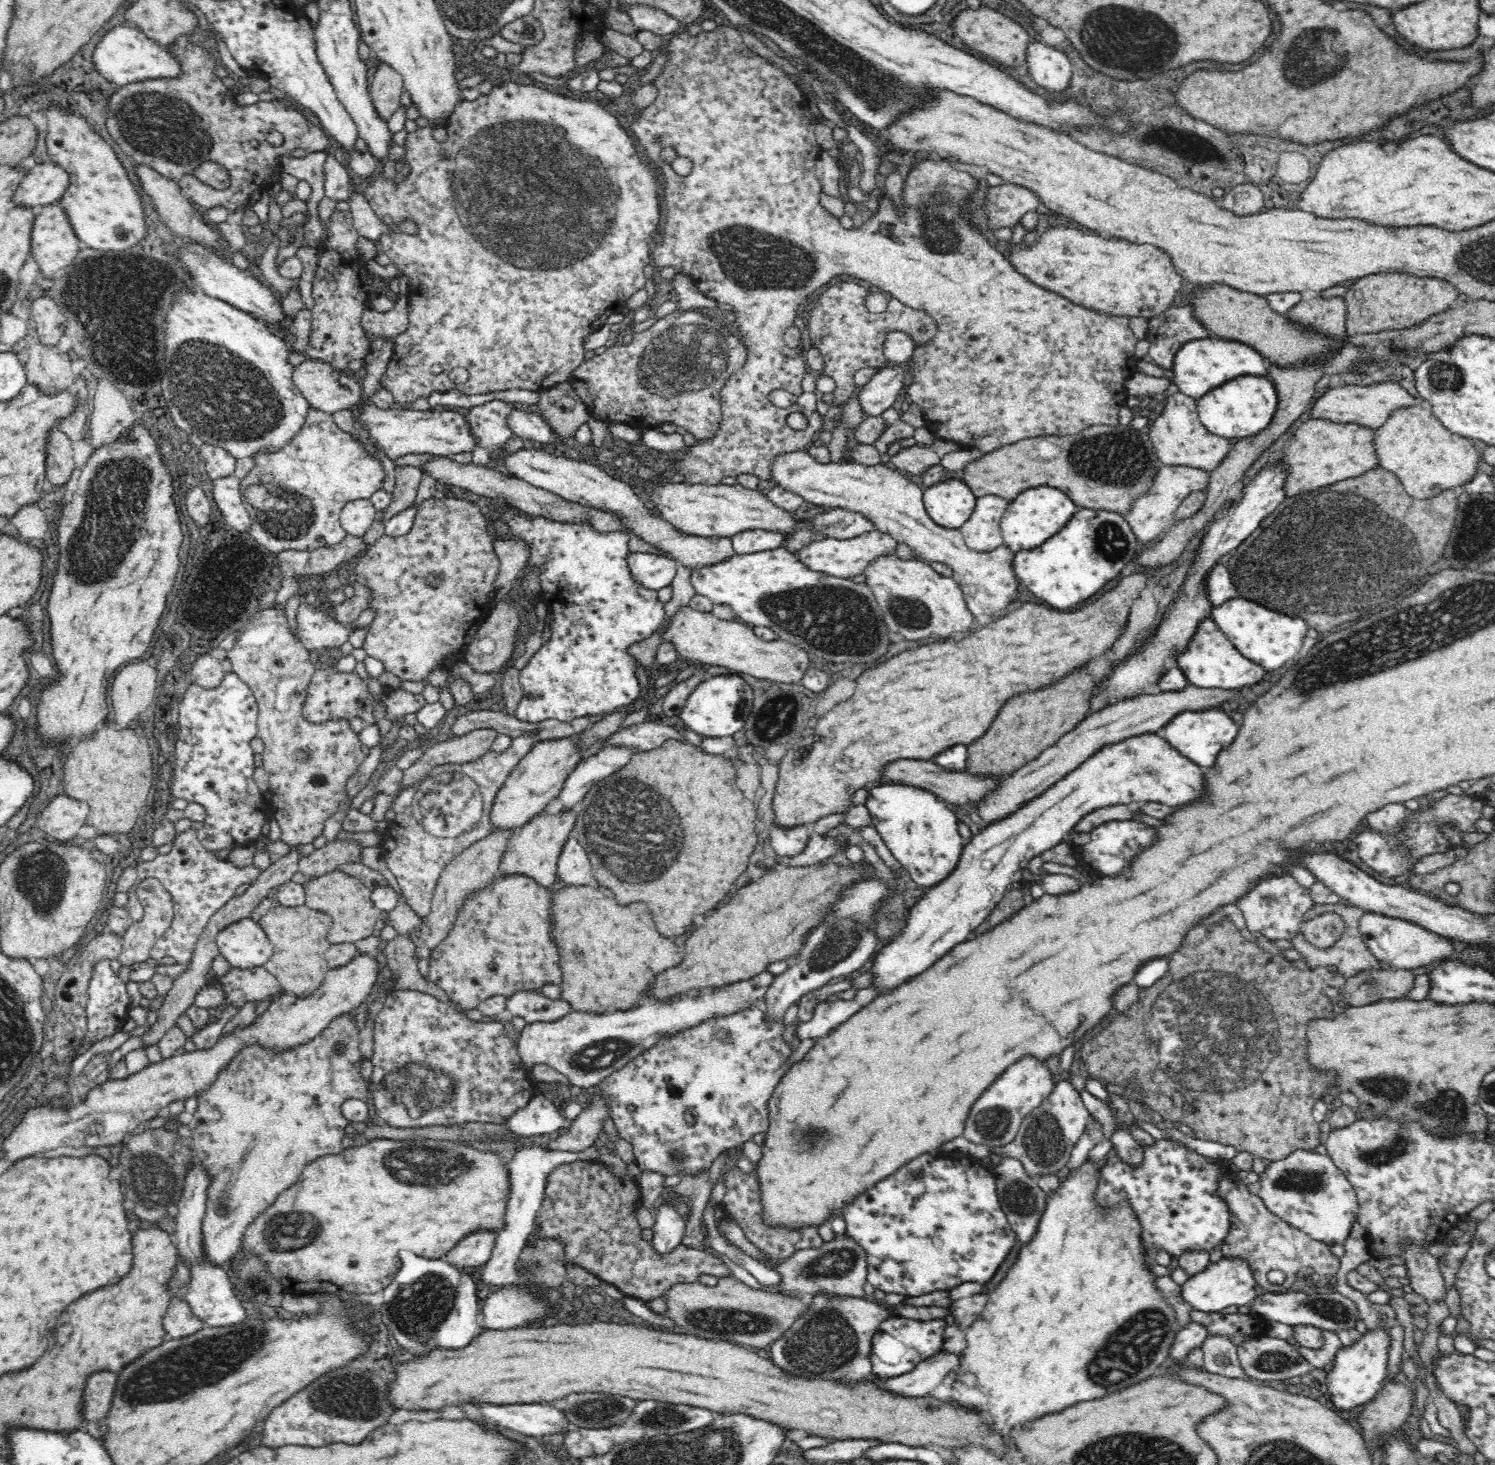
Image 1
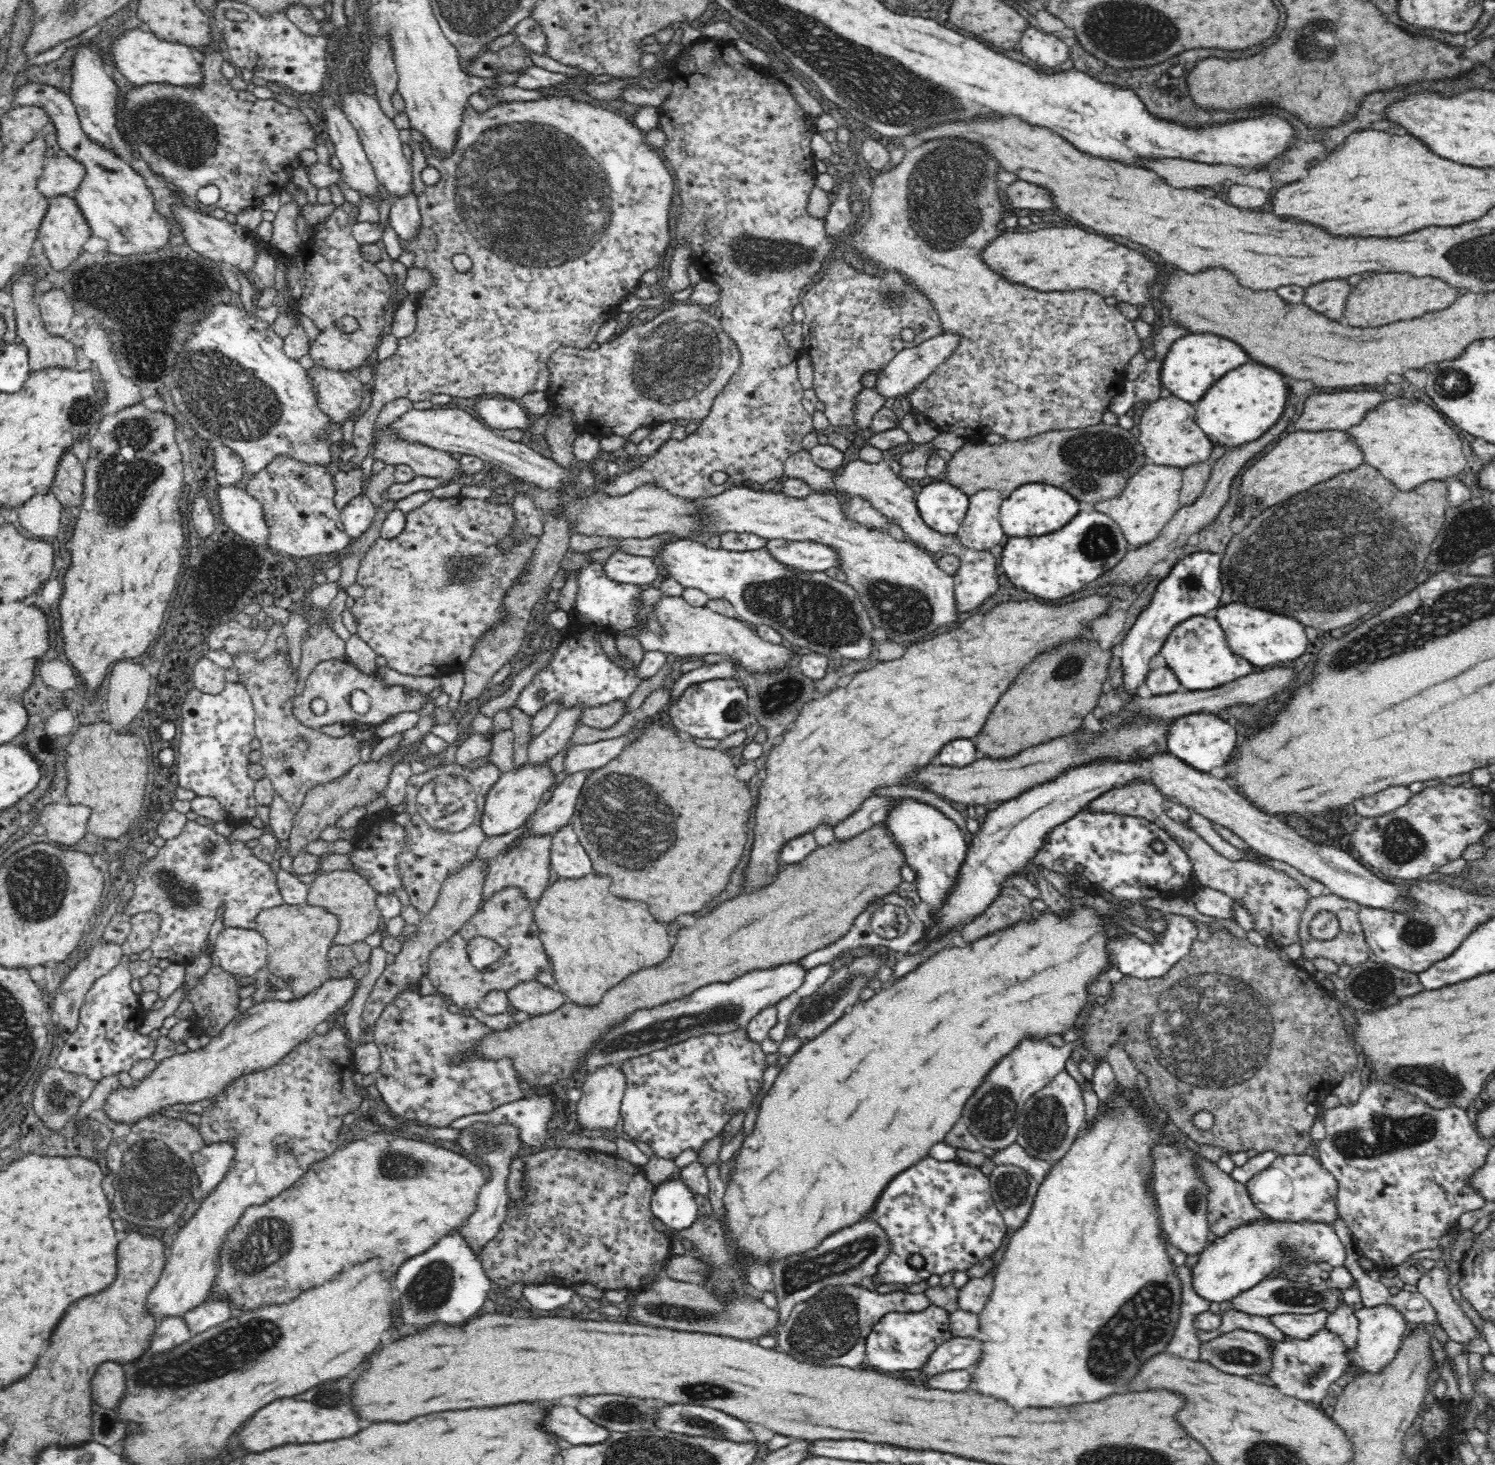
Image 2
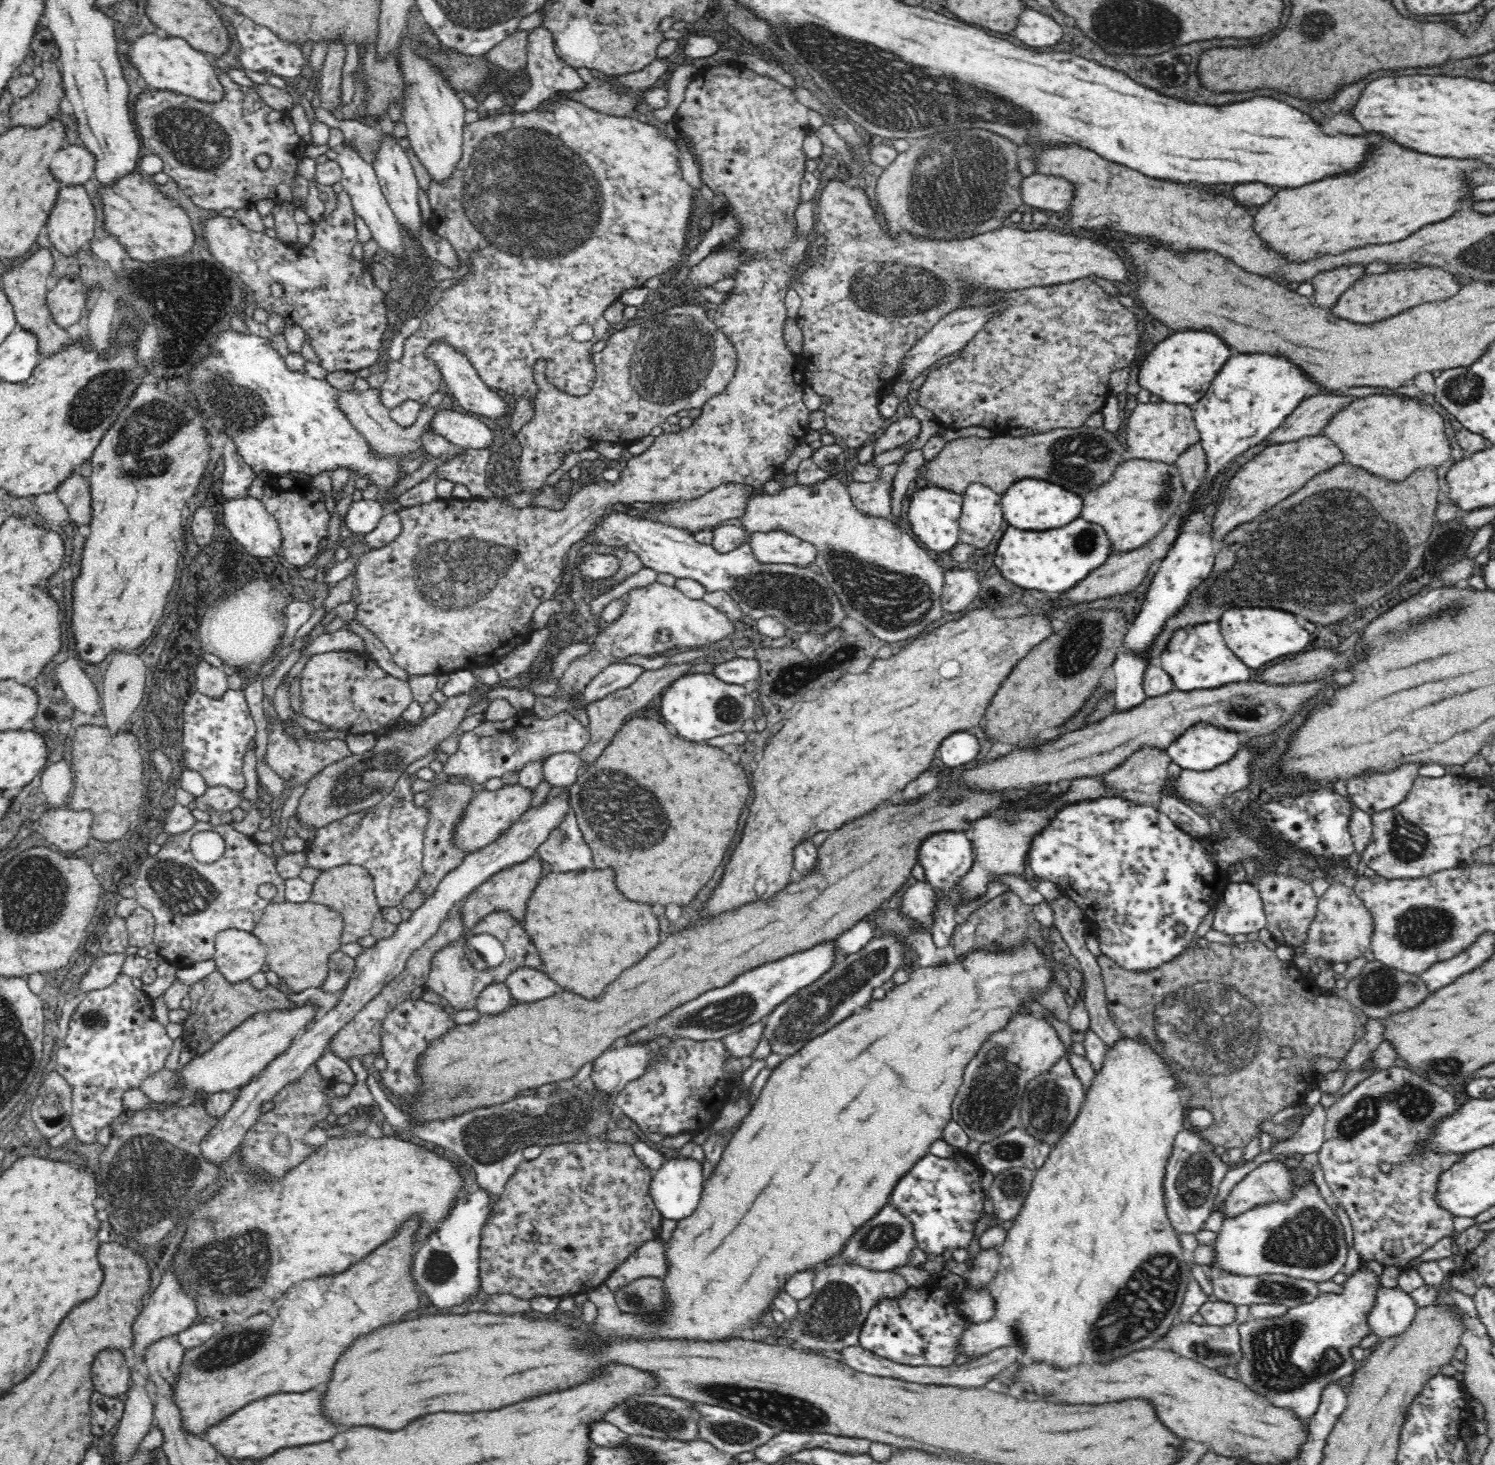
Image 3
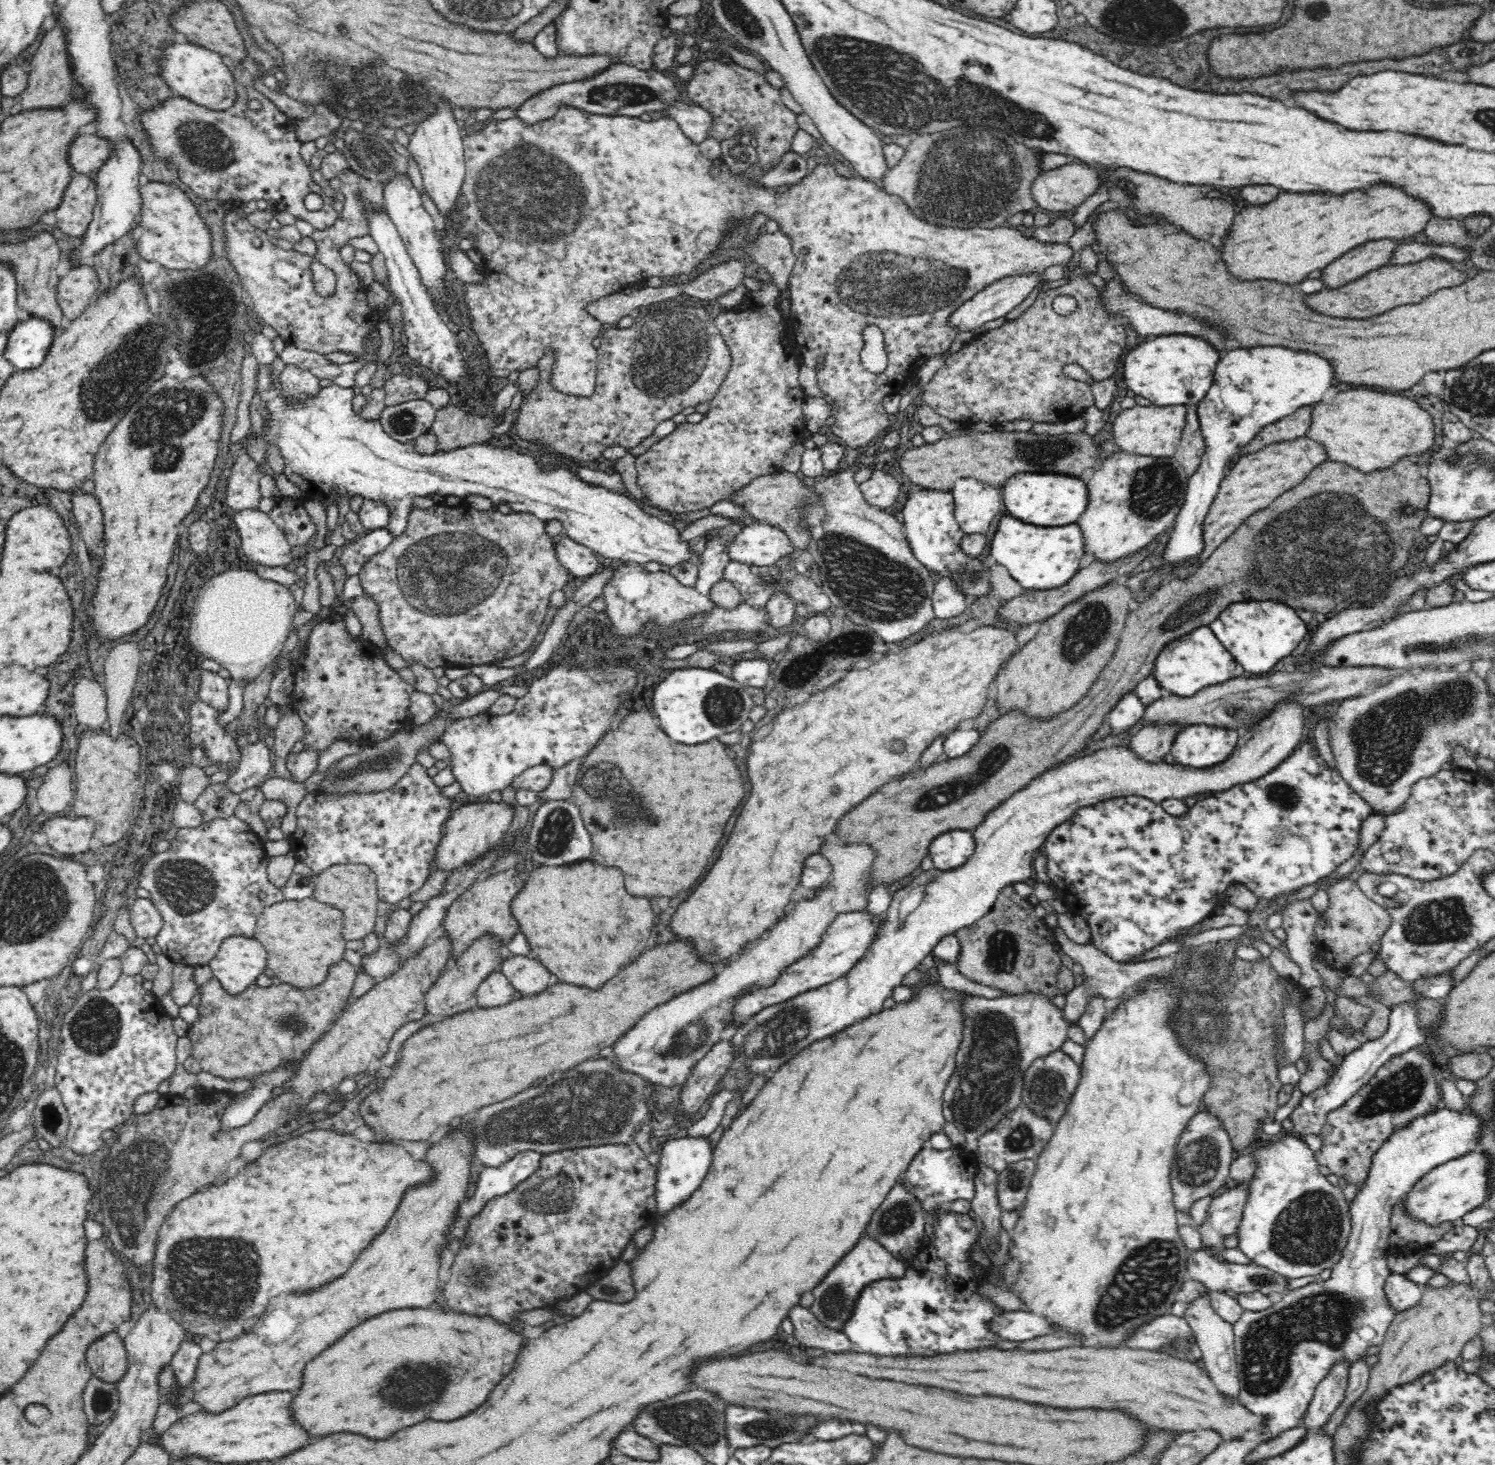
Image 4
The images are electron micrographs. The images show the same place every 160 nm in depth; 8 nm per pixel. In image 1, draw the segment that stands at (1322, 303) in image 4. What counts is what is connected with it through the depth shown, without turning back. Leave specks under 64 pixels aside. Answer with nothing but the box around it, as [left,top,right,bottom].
[1346,274,1458,332]

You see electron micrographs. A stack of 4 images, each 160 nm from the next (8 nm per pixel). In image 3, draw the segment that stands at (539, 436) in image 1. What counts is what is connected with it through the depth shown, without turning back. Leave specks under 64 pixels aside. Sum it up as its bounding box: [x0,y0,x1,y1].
[421,339,509,420]

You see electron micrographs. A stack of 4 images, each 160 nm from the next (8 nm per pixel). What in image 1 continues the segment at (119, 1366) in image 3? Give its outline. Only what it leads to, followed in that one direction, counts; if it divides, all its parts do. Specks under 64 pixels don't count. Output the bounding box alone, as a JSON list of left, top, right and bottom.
[84,1372,118,1420]

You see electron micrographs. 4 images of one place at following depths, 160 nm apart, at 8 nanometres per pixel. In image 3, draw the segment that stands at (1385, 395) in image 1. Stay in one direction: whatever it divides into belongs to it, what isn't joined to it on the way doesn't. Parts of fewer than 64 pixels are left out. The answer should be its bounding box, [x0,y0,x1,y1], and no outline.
[1266,394,1350,444]

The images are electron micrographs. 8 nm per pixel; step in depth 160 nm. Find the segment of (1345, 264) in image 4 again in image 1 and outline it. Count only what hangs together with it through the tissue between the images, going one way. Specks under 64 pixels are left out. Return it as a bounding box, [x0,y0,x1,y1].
[1290,296,1347,336]

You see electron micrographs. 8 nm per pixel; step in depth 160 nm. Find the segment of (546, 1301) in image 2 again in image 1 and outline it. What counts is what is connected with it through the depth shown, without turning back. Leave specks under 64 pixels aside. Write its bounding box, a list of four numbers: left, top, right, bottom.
[480,1144,598,1286]

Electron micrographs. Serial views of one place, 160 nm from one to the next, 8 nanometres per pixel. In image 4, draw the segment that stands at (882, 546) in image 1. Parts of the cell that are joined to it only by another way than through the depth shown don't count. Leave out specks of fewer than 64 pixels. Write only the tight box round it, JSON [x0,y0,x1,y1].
[725,520,791,567]

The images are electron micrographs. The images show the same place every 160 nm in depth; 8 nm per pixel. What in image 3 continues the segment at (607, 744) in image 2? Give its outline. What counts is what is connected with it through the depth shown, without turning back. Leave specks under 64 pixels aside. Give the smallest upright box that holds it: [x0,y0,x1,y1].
[541,753,582,787]

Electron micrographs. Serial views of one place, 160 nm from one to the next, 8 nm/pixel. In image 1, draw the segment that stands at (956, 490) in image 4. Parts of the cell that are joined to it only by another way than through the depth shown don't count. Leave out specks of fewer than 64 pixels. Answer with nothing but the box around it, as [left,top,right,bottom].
[959,493,1008,552]

